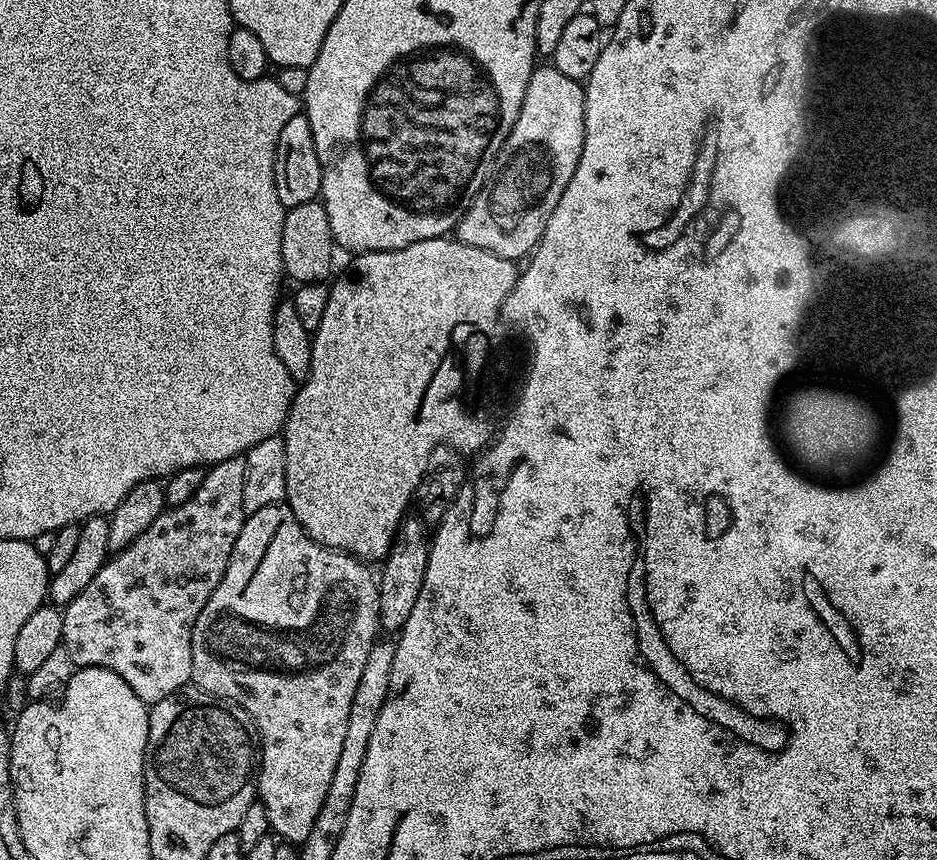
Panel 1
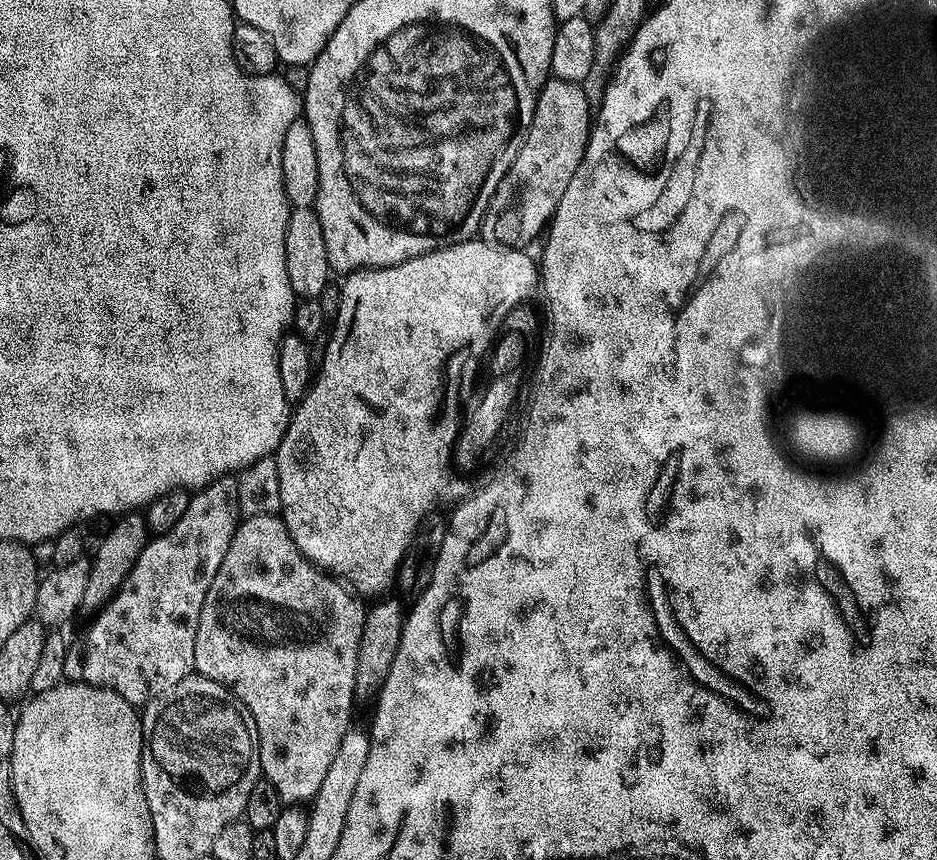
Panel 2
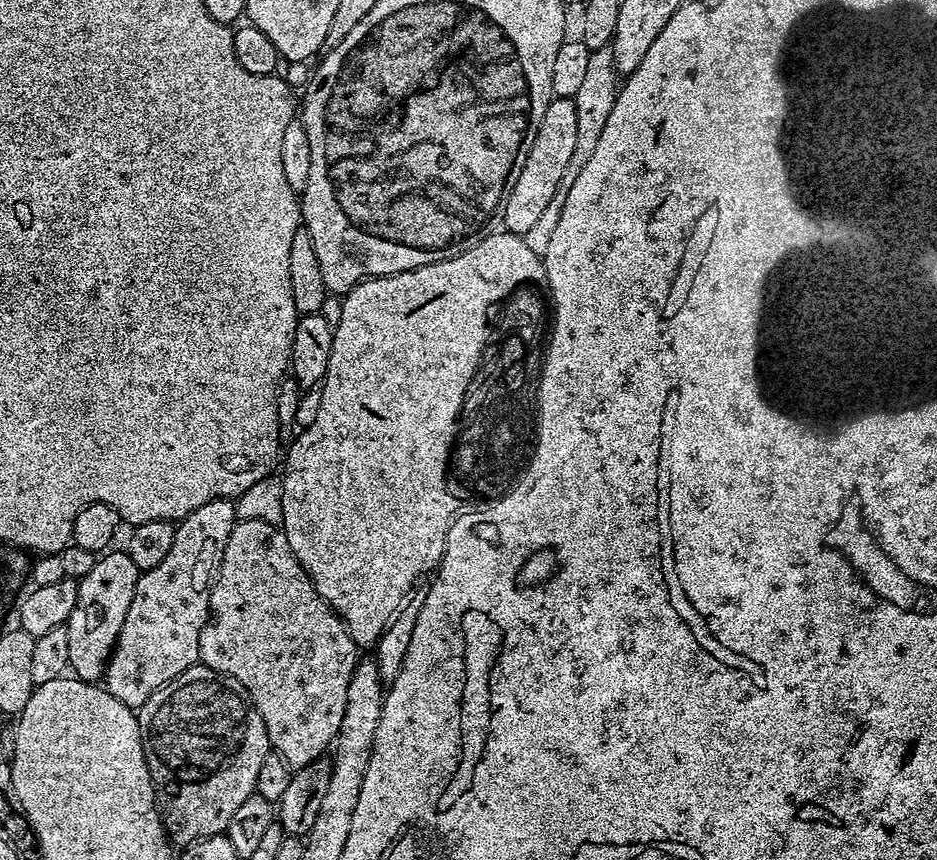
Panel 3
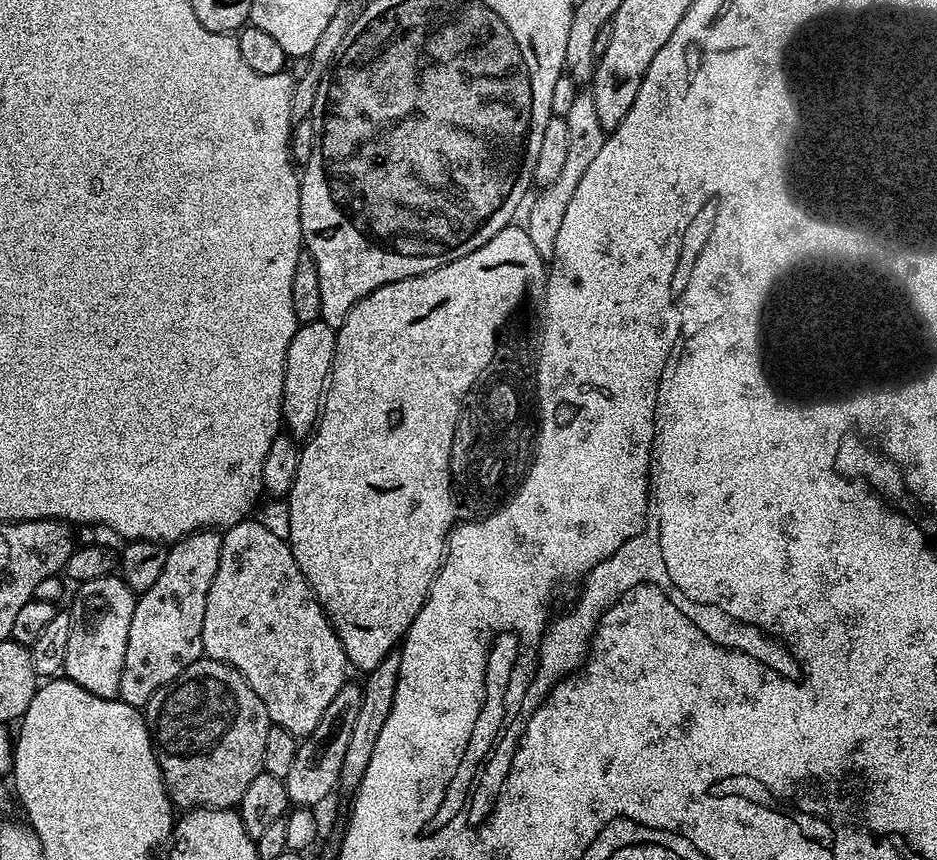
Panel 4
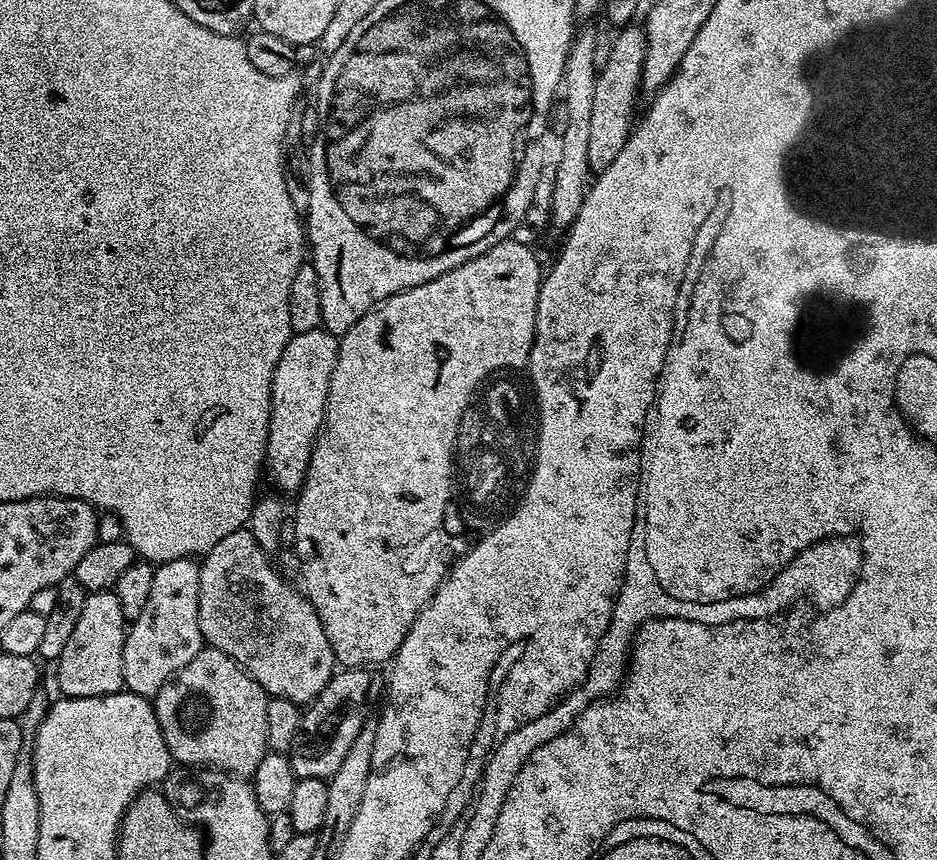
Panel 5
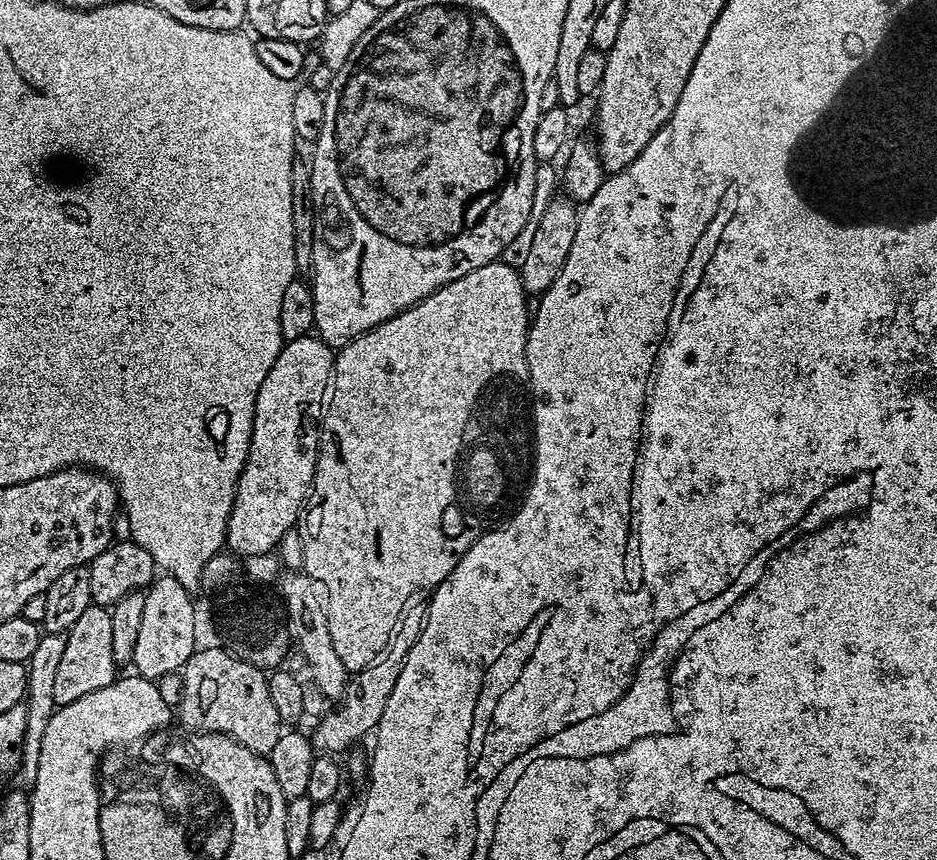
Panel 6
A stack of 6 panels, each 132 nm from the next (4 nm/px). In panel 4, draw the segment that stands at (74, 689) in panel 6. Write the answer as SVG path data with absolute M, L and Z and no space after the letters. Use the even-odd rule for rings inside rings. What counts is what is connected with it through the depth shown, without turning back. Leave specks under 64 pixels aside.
M116 574L94 578L94 582L86 582L75 590L76 601L70 605L72 625L63 675L98 698L115 700L120 695L122 666L126 662L126 642L130 638L130 618L134 618L137 593L131 592Z

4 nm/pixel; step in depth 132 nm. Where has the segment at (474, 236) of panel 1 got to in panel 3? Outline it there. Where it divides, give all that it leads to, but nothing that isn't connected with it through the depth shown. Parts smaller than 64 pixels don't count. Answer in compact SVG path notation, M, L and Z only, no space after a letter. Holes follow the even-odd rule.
M566 96L555 97L546 106L546 114L542 114L534 146L530 146L530 154L526 154L526 166L522 166L518 182L514 182L514 190L508 192L502 221L507 231L523 234L530 230L530 226L534 226L534 222L538 222L538 218L546 211L554 190L558 190L558 182L562 182L562 174L566 171L566 165L570 163L577 135L578 121L574 102Z

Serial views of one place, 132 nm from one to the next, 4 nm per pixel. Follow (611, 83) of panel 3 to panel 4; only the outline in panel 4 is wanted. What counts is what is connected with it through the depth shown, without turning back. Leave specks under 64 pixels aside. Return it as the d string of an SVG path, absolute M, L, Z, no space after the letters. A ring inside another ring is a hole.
M577 91L574 102L570 102L570 110L566 110L563 118L567 131L566 163L562 165L562 170L558 173L558 178L554 178L554 182L539 189L540 193L528 212L528 221L523 221L522 224L530 234L534 250L538 250L545 262L551 262L554 258L554 246L558 246L558 229L562 227L566 206L570 206L570 198L574 195L578 182L582 182L582 174L586 174L586 169L594 163L594 157L602 150L606 135L602 122L598 122L598 109L594 106L591 91Z

